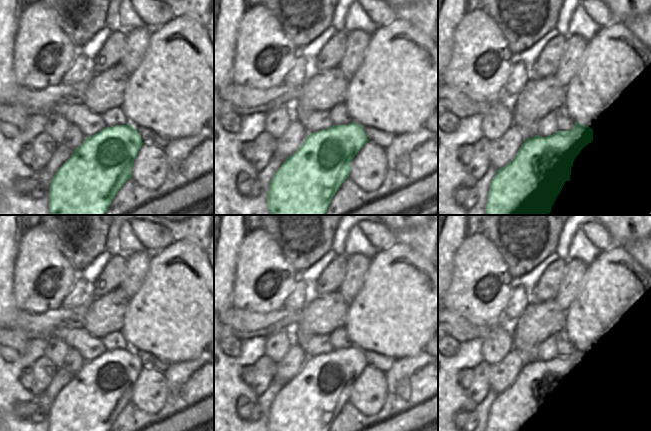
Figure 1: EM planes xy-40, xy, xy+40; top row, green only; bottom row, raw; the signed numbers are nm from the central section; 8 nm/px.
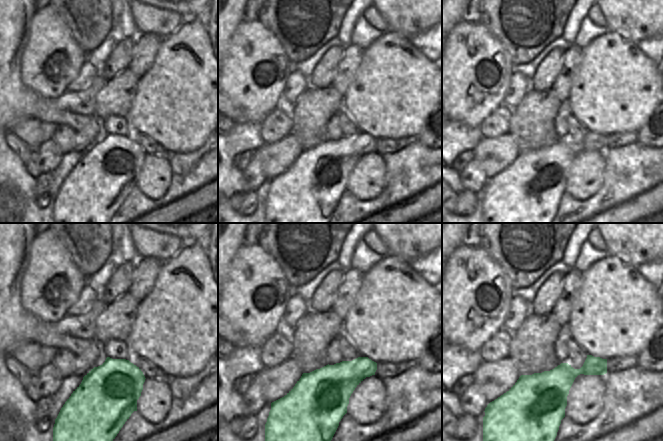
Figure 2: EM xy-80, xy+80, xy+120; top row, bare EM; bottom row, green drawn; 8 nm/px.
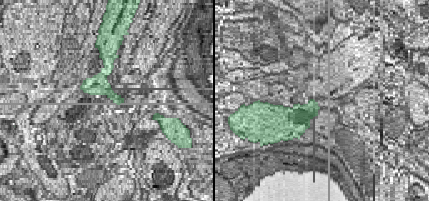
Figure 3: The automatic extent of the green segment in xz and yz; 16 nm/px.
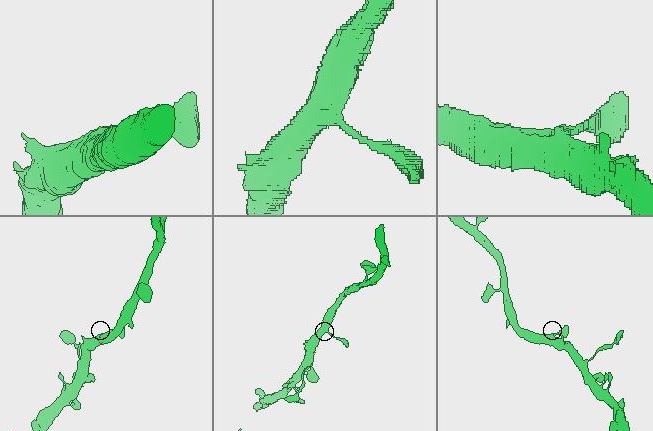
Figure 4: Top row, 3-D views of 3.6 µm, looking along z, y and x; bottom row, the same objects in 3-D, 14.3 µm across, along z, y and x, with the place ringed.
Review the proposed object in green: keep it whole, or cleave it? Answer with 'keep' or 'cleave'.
keep

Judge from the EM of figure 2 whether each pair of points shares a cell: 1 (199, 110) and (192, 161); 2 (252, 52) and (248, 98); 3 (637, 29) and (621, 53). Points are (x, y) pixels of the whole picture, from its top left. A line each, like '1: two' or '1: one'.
1: two
2: one
3: two

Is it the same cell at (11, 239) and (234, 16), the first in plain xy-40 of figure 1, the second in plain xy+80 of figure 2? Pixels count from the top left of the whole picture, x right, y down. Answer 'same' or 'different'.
same

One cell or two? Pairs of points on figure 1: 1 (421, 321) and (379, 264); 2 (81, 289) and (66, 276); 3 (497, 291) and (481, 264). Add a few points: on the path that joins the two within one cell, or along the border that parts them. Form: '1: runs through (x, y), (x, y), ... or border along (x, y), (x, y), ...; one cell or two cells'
1: runs through (407, 307), (403, 303), (402, 288), (393, 278); one cell
2: border along (77, 278), (71, 291), (61, 303); two cells
3: runs through (490, 284), (481, 275), (481, 271); one cell

